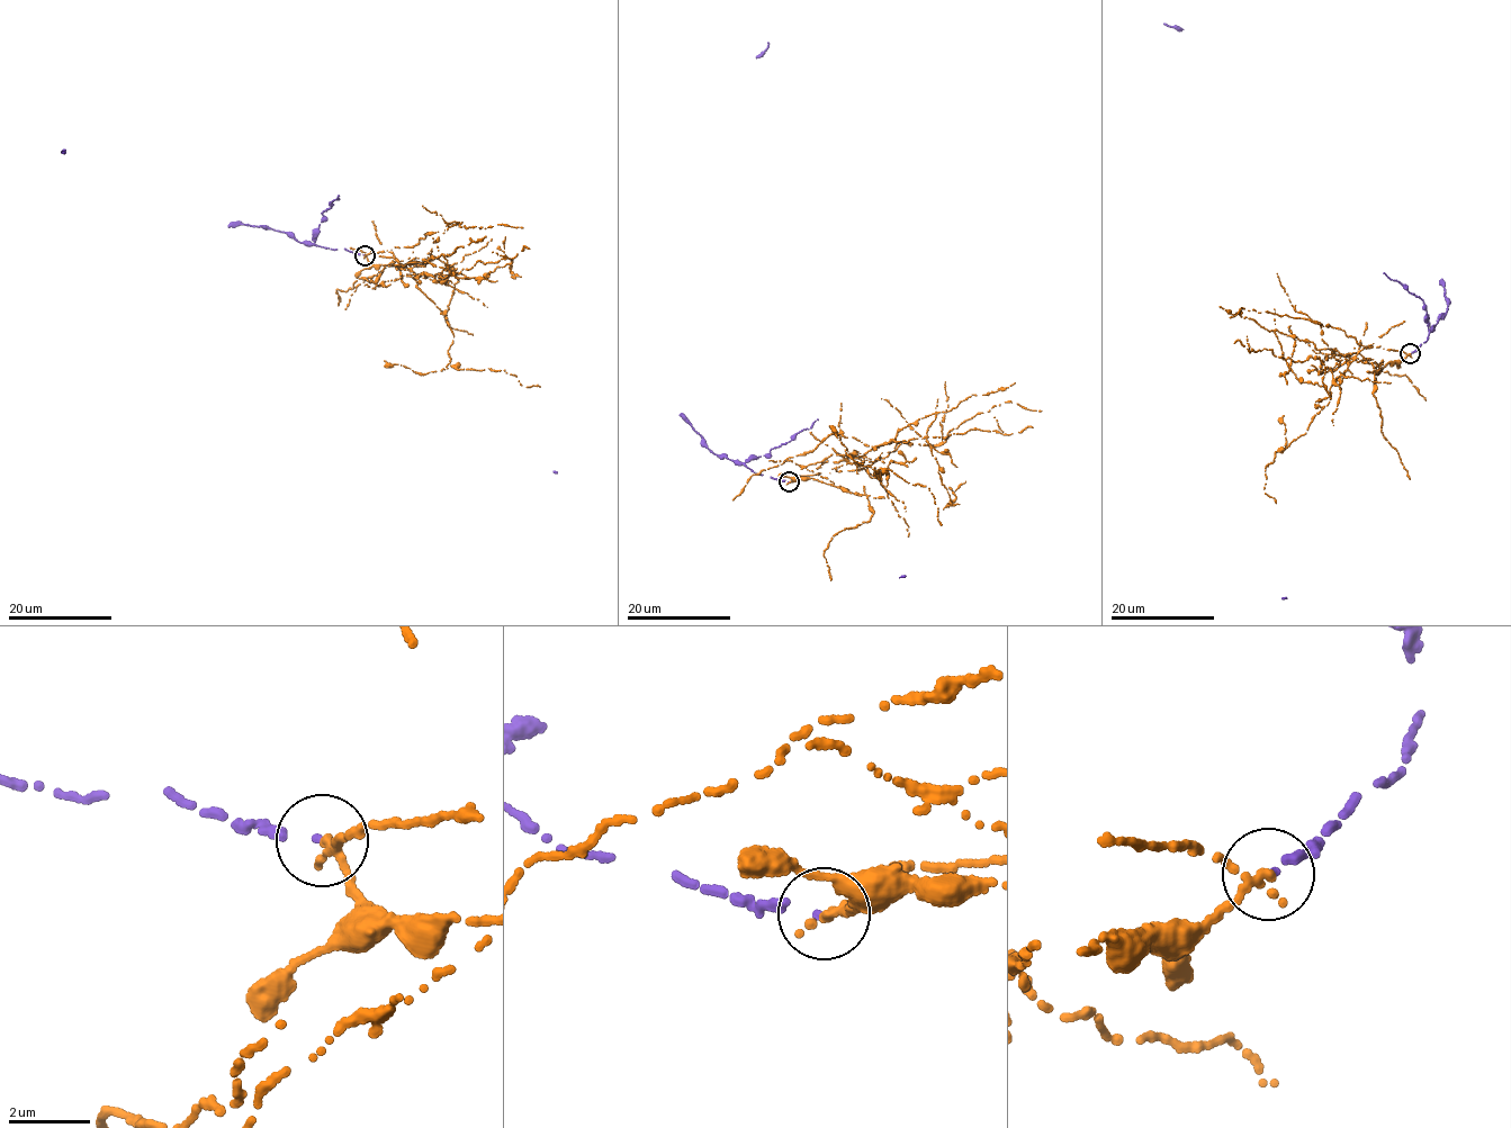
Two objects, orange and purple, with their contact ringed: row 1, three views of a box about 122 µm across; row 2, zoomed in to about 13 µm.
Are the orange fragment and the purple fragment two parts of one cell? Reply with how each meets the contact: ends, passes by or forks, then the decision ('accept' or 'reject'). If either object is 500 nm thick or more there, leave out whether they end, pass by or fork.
orange passes by | purple ends | reject

